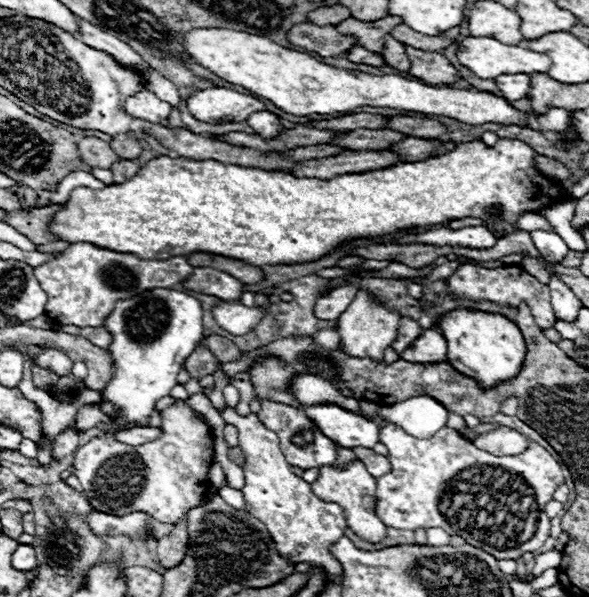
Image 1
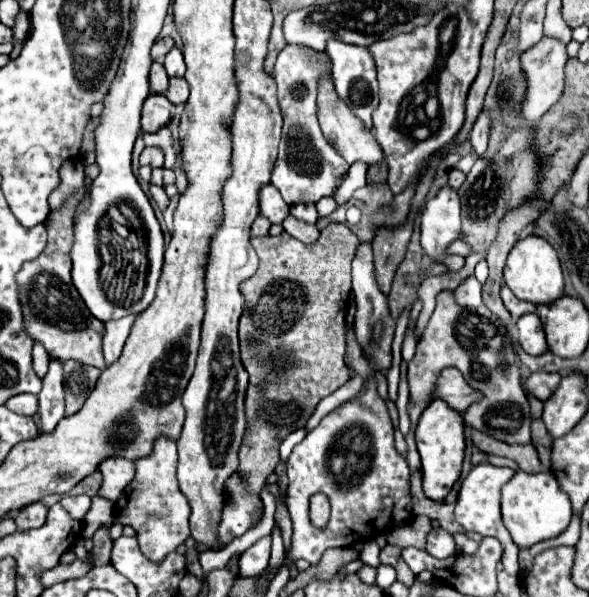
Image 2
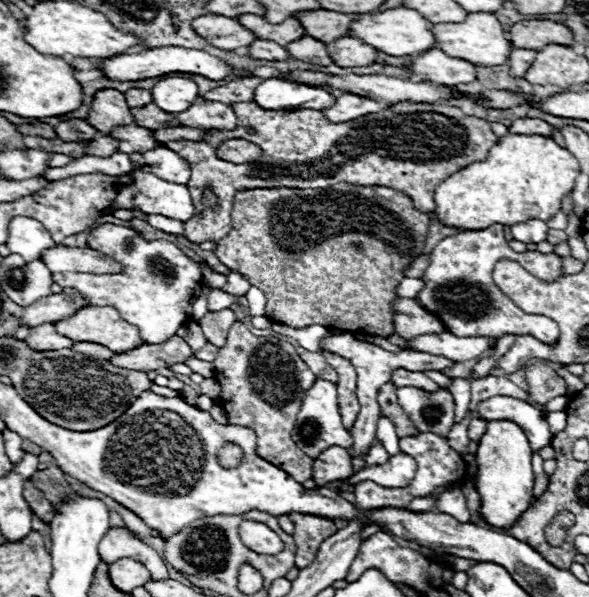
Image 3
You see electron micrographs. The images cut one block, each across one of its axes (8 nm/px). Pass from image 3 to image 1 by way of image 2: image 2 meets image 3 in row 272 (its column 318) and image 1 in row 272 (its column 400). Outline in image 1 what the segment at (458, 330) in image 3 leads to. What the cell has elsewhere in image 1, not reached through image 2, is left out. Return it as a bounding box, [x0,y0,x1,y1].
[450,264,556,328]

